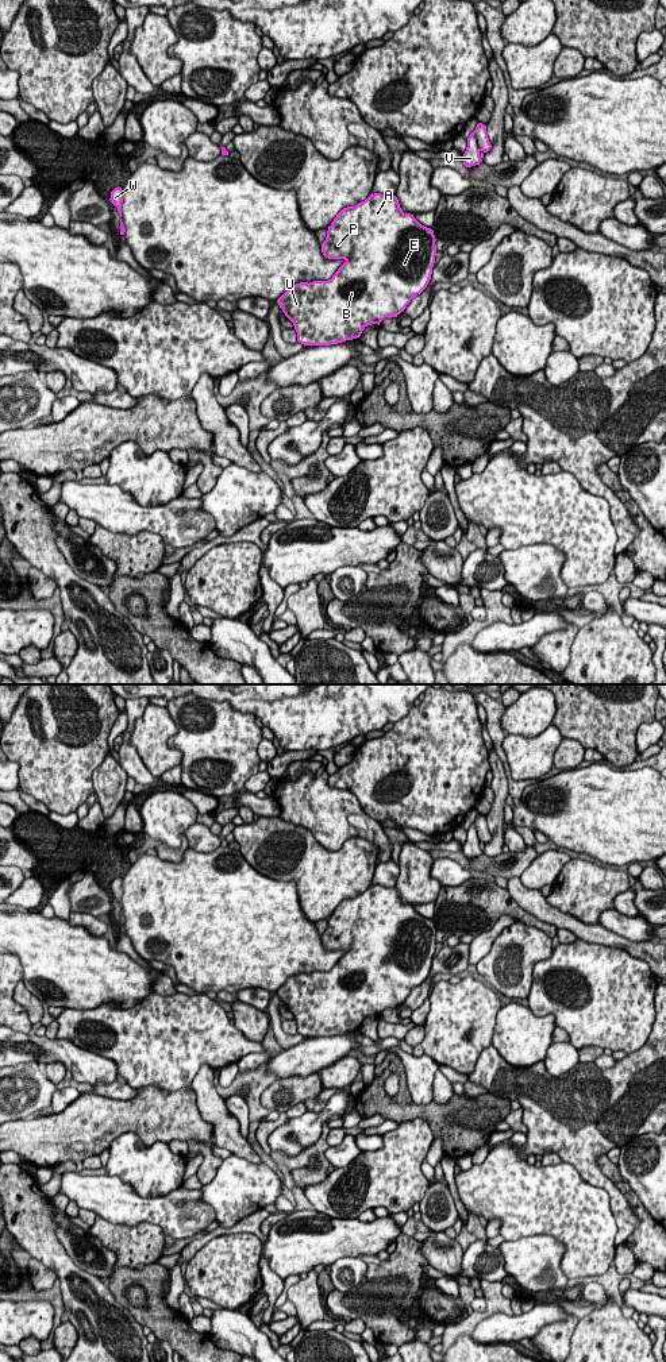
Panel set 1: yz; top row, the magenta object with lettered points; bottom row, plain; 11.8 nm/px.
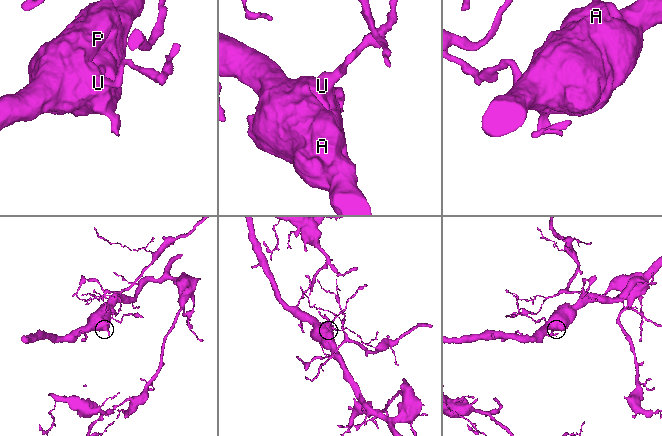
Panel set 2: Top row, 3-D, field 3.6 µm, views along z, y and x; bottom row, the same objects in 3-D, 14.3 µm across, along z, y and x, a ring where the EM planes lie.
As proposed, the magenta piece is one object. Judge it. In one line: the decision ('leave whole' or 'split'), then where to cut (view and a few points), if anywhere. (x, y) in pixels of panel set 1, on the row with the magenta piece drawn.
split | yz (473, 131), (477, 146), (481, 150)

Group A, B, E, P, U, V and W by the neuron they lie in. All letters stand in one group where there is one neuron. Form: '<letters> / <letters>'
A B E P U V / W

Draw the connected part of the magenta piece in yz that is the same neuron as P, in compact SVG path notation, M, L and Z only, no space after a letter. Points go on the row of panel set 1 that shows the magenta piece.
M372 193L355 207L343 208L327 231L322 252L346 262L328 281L300 282L277 300L293 323L297 342L331 346L361 336L372 324L397 317L428 285L436 256L434 231L404 213L396 196Z

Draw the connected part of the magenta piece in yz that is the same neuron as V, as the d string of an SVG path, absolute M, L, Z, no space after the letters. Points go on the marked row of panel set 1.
M471 132L467 138L467 147L466 147L466 151L462 158L463 165L466 167L480 165L482 162L482 159L480 157L480 151L481 150L478 147L477 138L476 138L474 132Z

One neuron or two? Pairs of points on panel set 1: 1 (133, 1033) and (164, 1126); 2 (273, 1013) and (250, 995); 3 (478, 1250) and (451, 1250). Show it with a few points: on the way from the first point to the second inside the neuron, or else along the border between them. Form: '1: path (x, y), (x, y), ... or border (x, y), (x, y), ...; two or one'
1: border (181, 1087), (174, 1091), (156, 1085), (137, 1088); two
2: border (270, 999), (266, 1007); two
3: border (464, 1253), (461, 1270), (449, 1276); two

